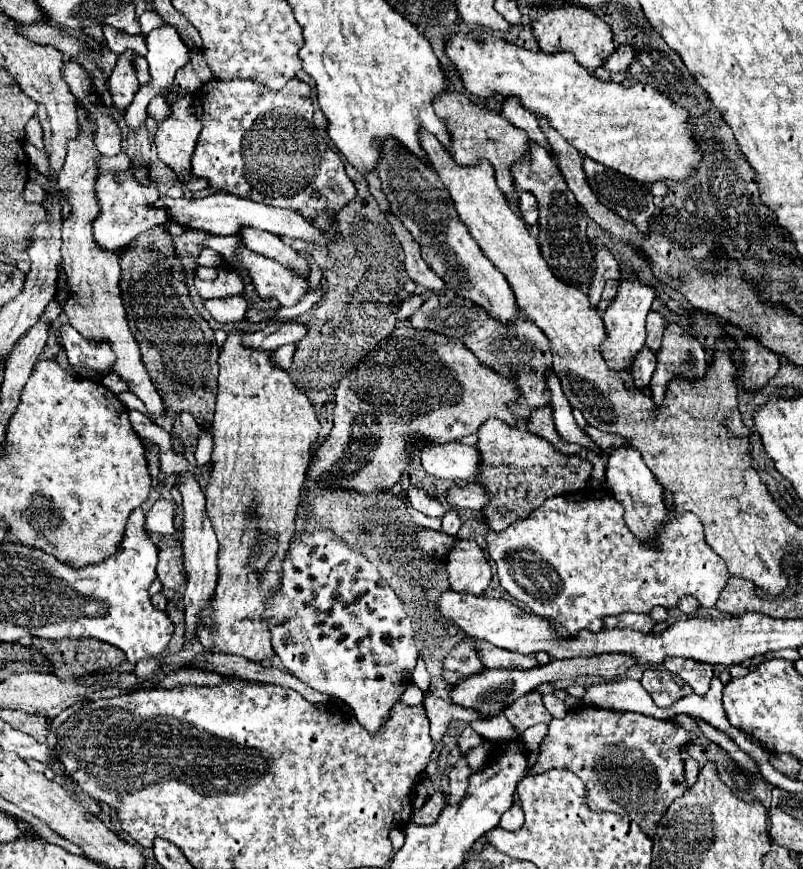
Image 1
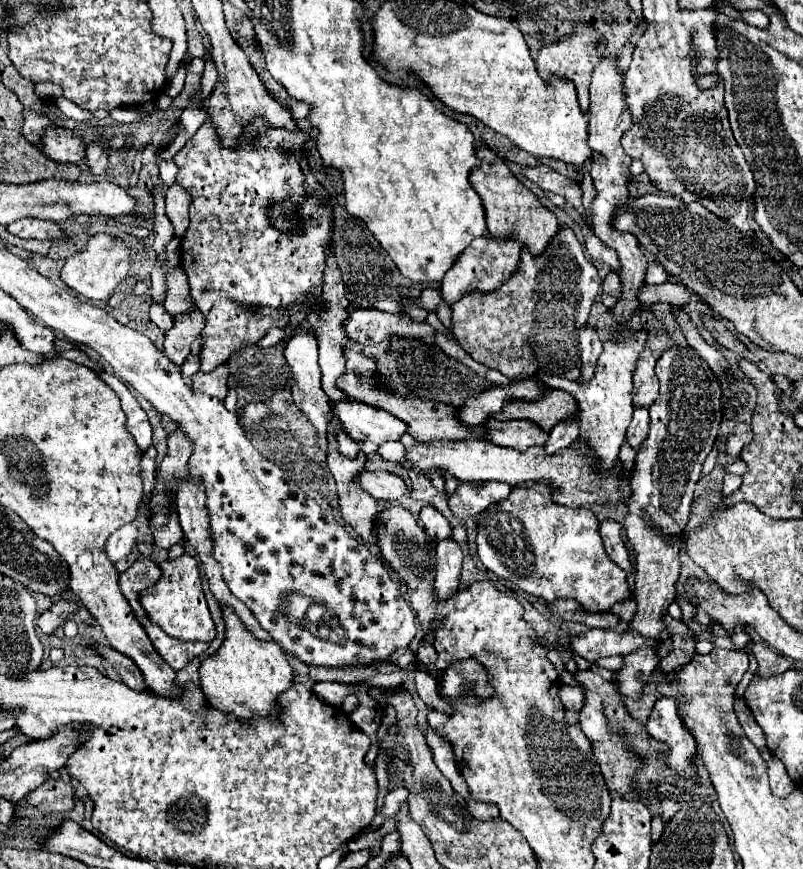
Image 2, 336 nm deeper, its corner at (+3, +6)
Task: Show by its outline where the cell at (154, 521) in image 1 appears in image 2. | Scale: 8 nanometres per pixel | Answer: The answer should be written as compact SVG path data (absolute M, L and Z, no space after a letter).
M128 523L128 525L120 527L108 539L106 555L110 557L112 563L116 563L116 561L120 561L120 559L124 559L124 557L128 557L132 553L136 541L138 541L138 527L136 527L136 523Z

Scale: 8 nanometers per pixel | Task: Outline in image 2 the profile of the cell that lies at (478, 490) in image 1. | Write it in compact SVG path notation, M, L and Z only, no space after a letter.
M362 471L360 483L374 499L398 499L408 493L406 481L388 471Z

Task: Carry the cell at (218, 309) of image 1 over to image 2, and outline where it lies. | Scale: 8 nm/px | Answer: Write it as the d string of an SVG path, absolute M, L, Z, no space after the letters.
M190 353L190 355L186 357L186 361L184 361L184 365L180 367L184 379L192 377L198 369L200 369L200 353Z

